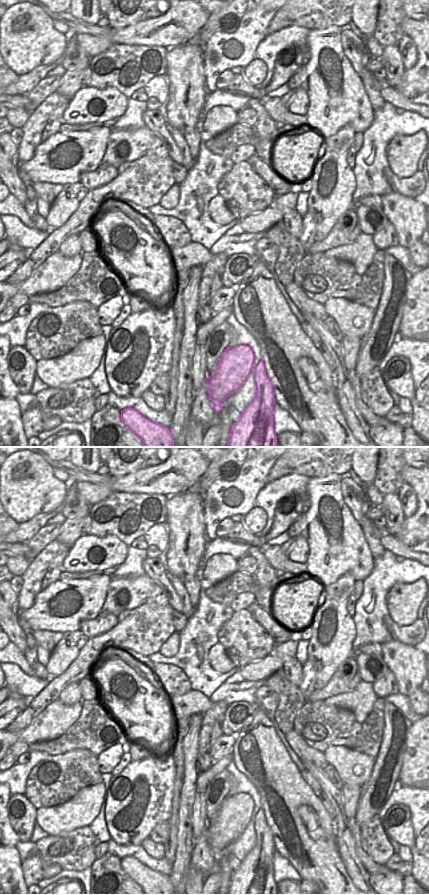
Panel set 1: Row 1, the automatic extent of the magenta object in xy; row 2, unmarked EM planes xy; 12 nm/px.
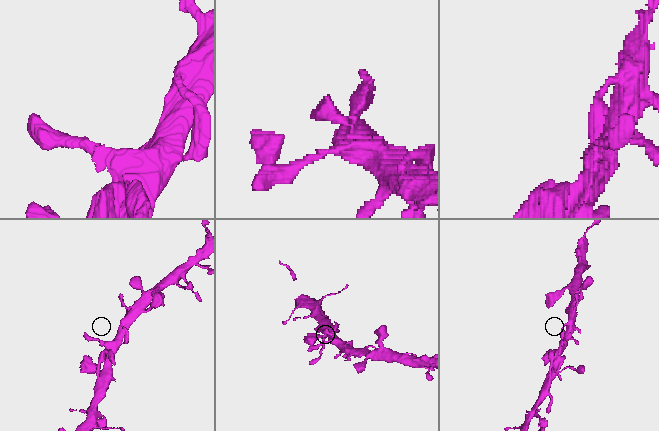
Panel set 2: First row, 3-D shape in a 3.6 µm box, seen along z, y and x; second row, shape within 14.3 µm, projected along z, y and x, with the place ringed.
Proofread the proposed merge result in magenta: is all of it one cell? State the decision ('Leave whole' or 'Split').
Leave whole.

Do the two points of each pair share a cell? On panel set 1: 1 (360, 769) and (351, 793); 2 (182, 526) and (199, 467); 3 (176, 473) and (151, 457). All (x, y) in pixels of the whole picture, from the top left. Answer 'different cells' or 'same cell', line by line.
1: different cells
2: different cells
3: different cells

